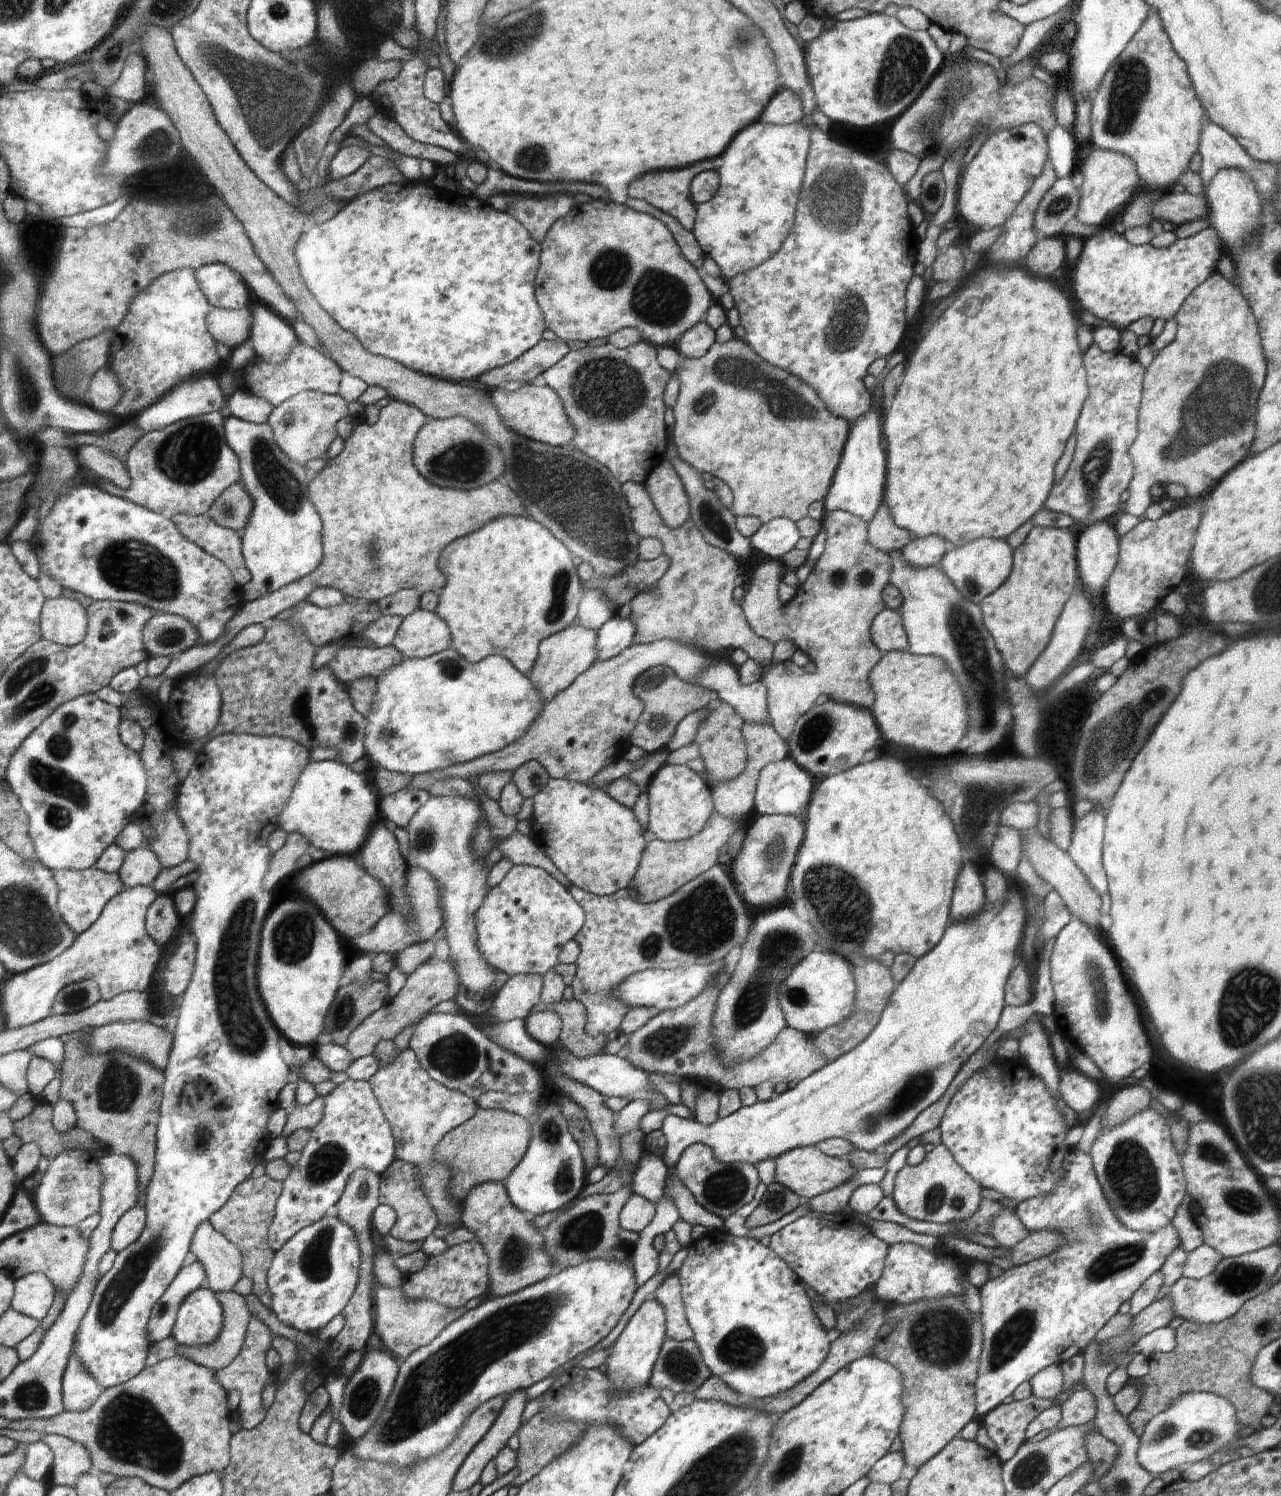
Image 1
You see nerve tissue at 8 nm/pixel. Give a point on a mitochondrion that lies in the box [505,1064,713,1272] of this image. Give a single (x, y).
(580, 1234)

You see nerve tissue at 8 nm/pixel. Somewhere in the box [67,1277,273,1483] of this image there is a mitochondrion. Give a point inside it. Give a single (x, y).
(131, 1430)

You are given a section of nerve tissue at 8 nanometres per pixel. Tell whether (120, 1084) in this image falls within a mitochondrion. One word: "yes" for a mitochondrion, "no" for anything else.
yes

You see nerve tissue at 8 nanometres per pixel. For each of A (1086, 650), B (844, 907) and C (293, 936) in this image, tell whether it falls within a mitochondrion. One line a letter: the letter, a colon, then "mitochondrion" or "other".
A: other
B: mitochondrion
C: mitochondrion

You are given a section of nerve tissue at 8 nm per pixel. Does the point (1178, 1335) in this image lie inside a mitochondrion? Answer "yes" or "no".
no

